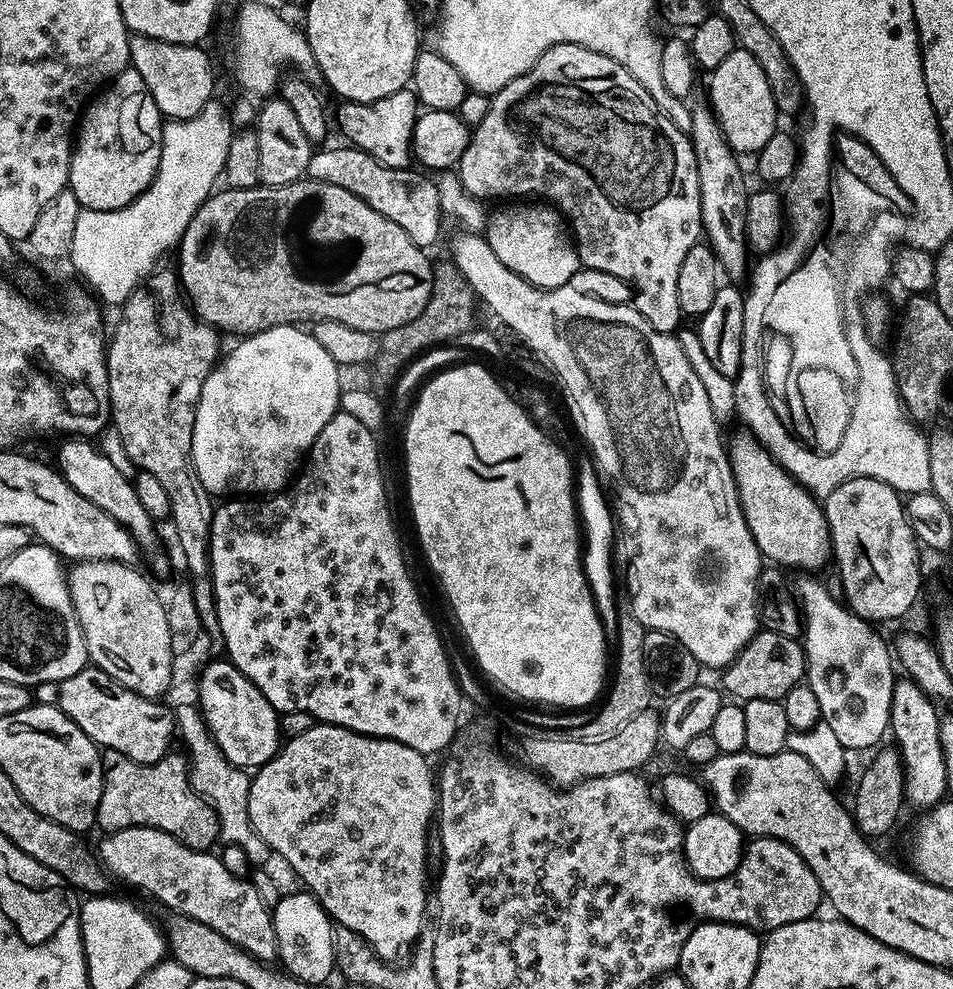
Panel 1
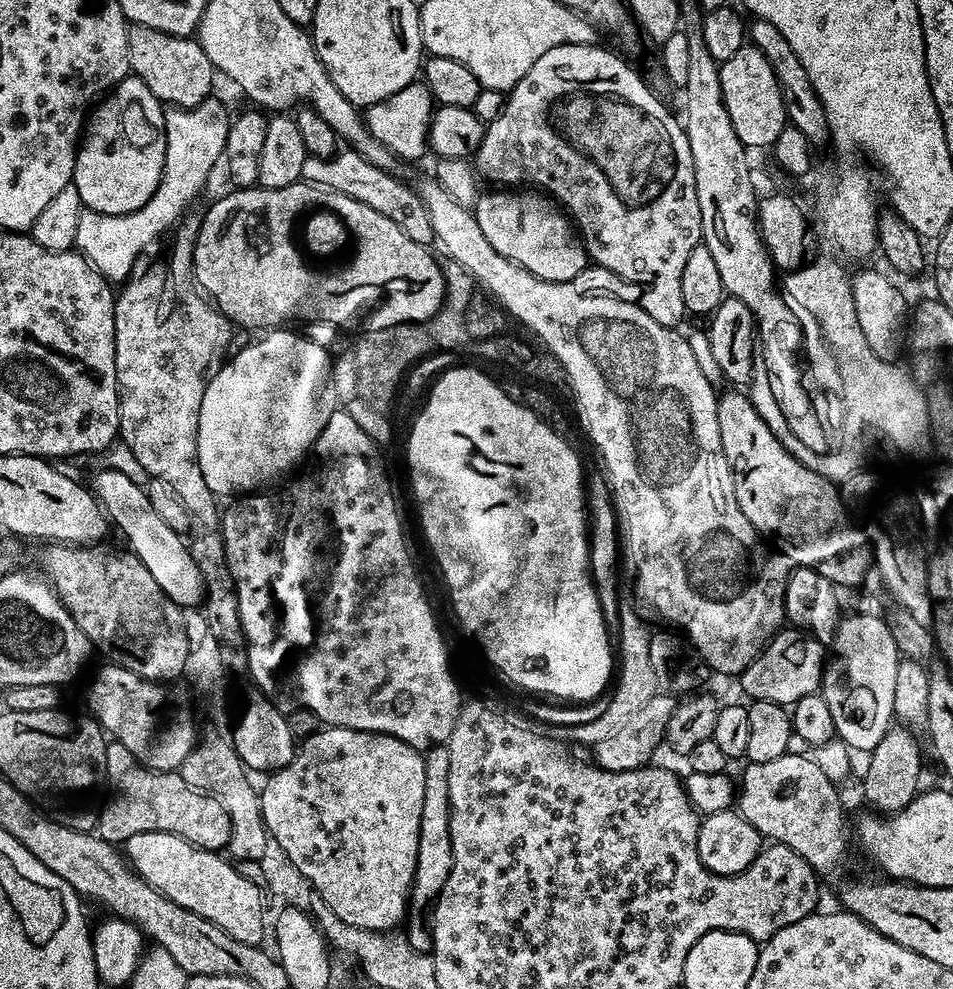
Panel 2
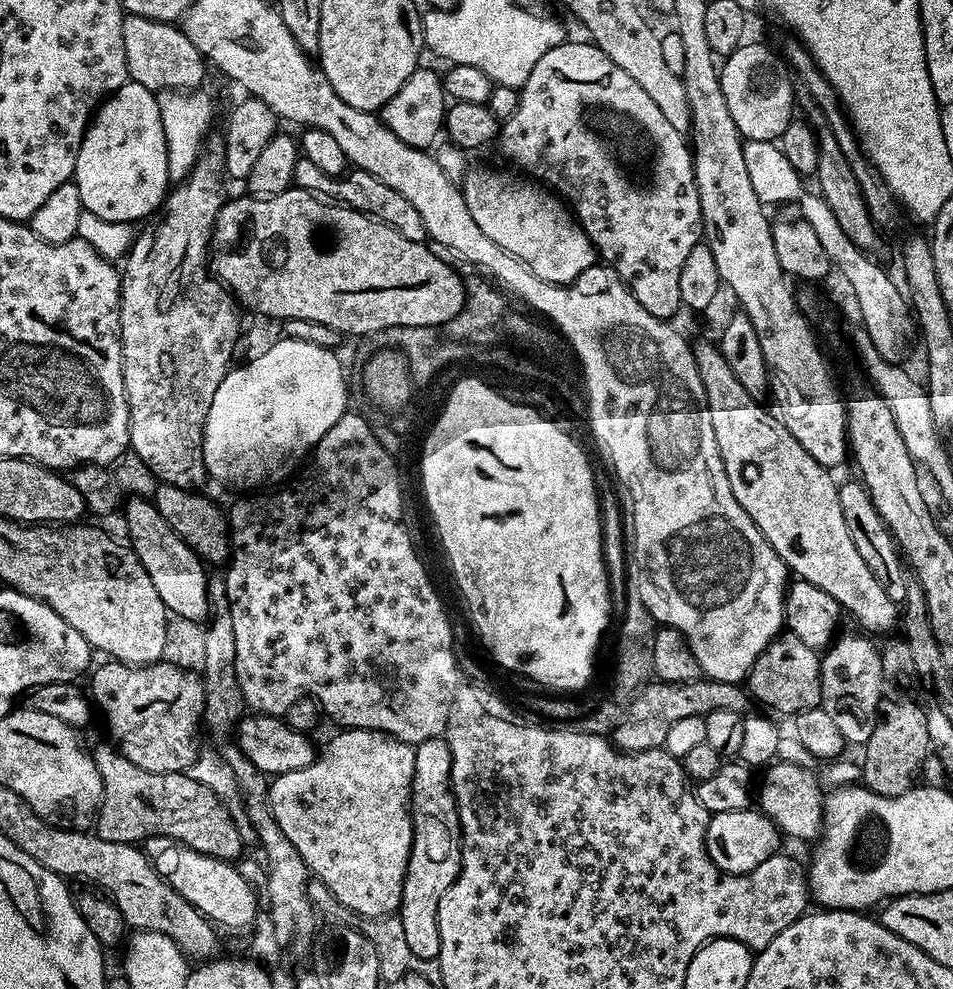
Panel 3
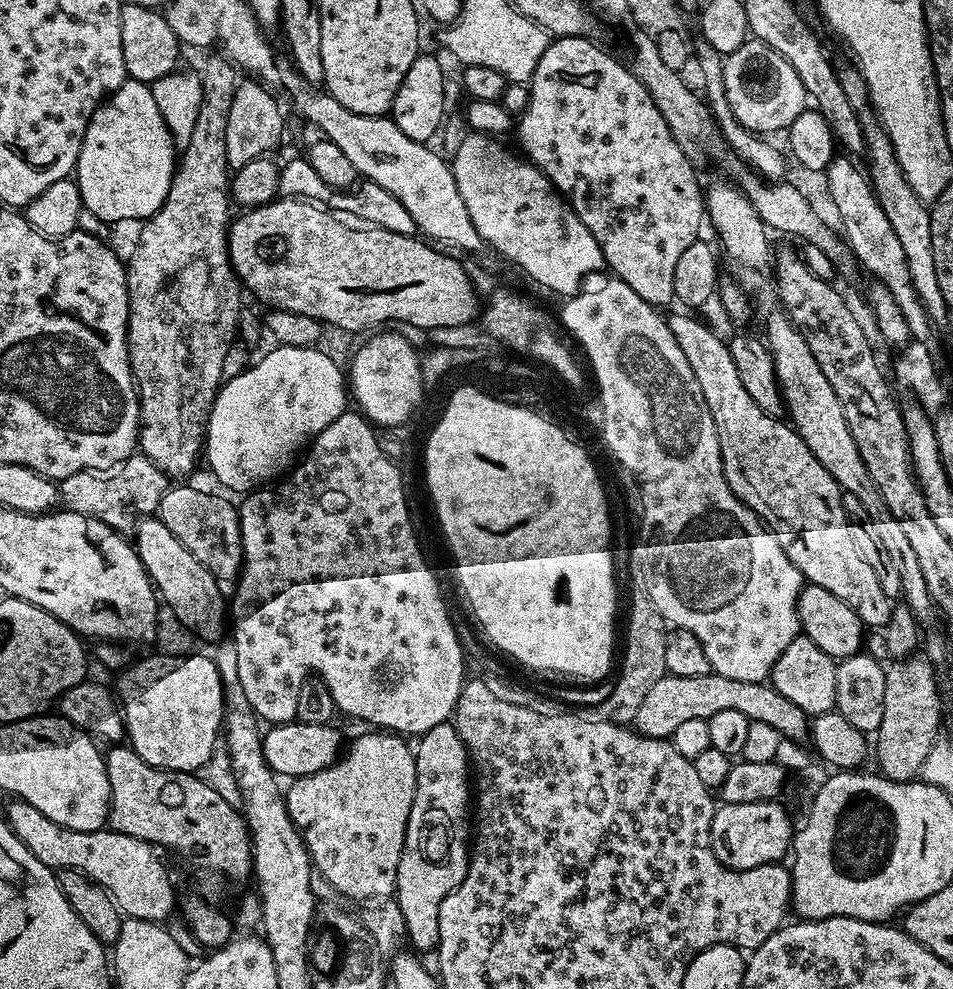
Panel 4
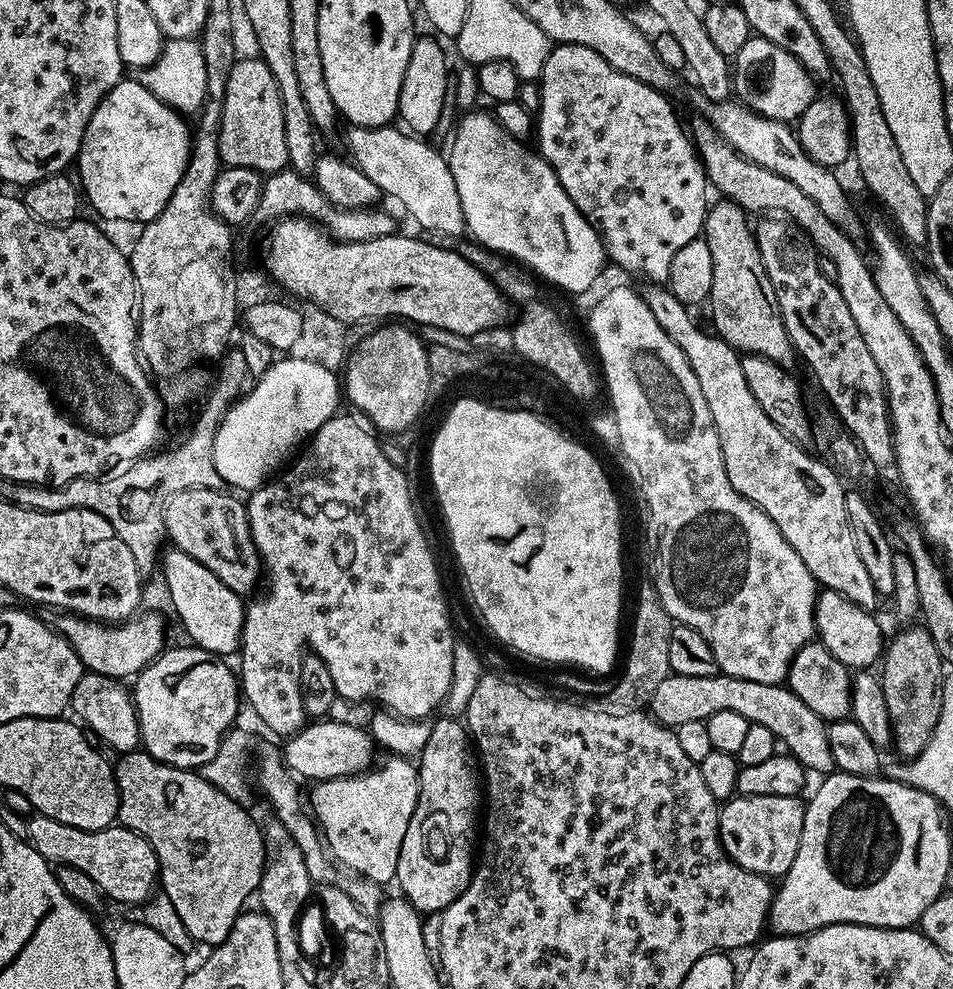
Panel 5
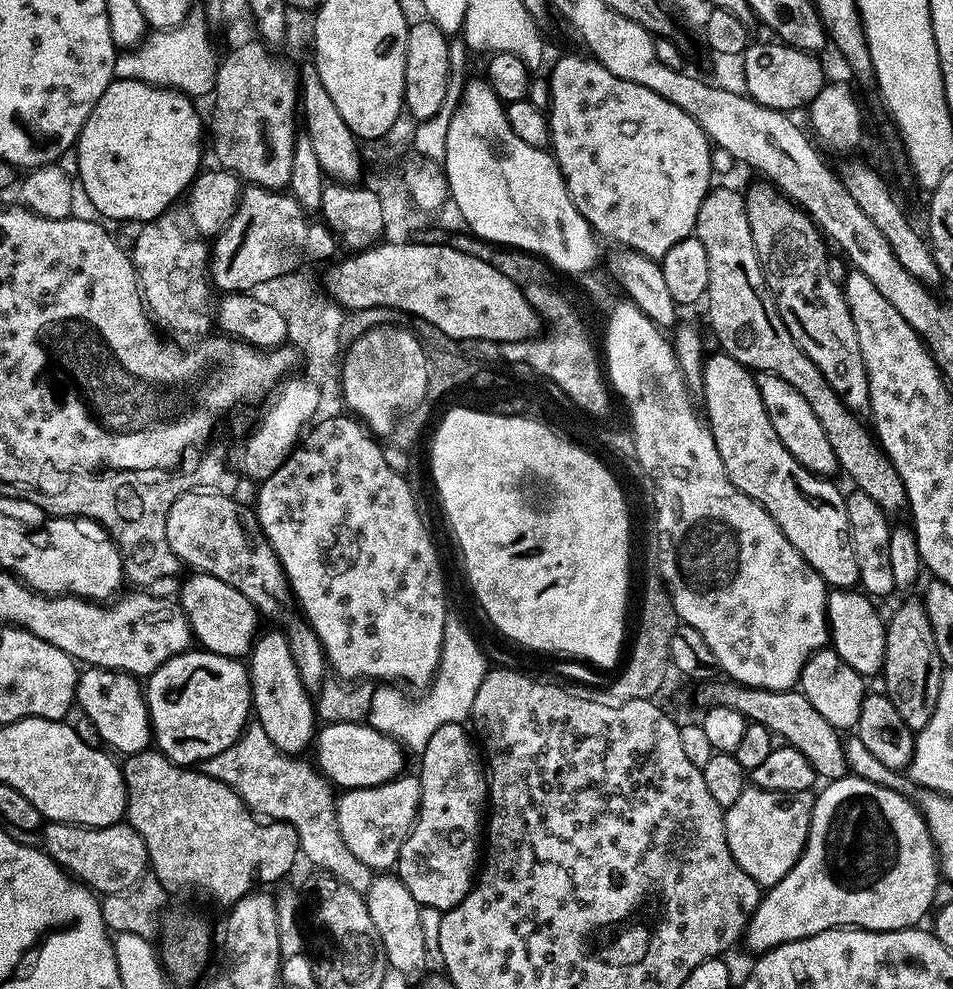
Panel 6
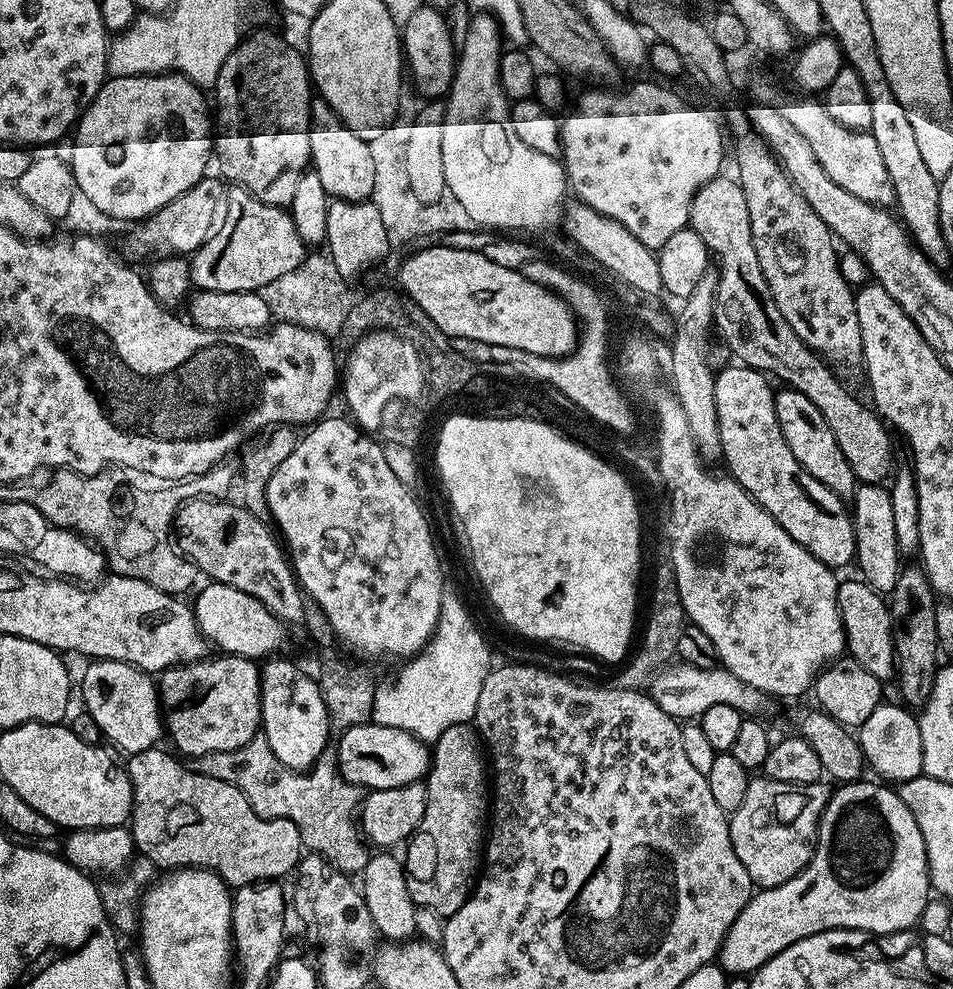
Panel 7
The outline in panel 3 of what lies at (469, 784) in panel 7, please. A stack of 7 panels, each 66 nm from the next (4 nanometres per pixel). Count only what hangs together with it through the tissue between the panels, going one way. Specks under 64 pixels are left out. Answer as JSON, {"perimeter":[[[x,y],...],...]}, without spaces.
{"perimeter":[[[435,736],[415,745],[414,782],[412,783],[412,849],[404,875],[402,898],[398,915],[402,922],[403,933],[406,934],[410,954],[417,961],[435,961],[440,954],[438,938],[438,902],[442,902],[442,894],[450,890],[450,886],[460,873],[460,811],[456,805],[456,795],[452,792],[452,754],[447,739]]]}

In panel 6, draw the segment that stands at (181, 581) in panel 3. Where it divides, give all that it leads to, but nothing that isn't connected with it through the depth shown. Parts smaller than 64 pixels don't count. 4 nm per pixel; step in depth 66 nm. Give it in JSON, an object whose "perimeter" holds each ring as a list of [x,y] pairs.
{"perimeter":[[[196,572],[188,581],[184,580],[179,585],[178,603],[192,627],[193,637],[198,644],[200,640],[201,649],[237,658],[247,657],[251,653],[252,646],[258,639],[256,627],[259,626],[261,617],[255,604],[238,594],[234,586],[226,586],[226,582],[205,572]]]}

